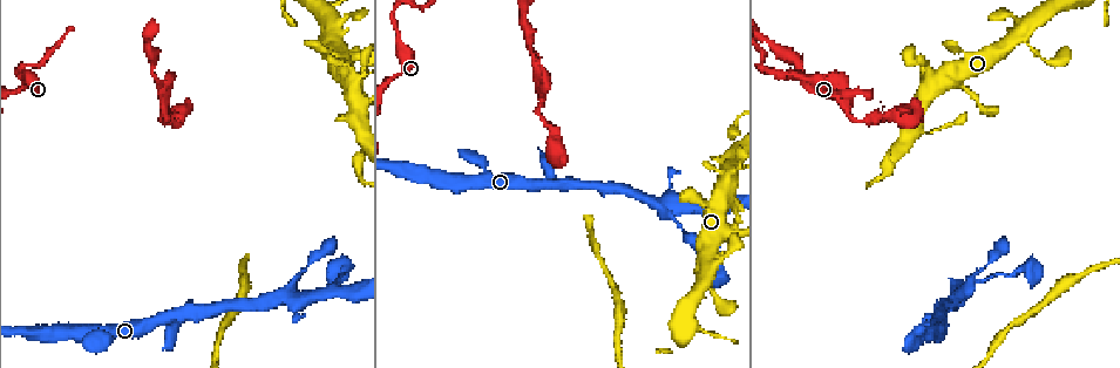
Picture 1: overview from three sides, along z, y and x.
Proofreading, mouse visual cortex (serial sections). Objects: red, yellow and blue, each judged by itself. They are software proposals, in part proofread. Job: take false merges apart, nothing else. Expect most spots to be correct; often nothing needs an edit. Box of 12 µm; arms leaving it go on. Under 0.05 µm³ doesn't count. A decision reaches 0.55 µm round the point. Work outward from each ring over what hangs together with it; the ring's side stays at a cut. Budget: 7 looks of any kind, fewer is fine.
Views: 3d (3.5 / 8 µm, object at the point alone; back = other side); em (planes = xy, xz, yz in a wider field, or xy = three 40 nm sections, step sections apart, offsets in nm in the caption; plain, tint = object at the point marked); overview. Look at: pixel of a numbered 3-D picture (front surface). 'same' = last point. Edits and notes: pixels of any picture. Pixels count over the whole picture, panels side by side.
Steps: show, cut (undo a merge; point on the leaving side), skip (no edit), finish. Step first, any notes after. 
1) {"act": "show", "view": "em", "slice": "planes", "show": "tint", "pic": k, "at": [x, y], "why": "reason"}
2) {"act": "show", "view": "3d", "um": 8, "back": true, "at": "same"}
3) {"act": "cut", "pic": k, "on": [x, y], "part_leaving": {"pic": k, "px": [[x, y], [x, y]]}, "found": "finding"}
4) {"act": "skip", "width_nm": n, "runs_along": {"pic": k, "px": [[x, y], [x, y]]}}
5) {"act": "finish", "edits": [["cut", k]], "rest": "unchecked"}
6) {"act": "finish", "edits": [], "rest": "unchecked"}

{"act": "show", "view": "3d", "um": 3.5, "pic": 1, "at": [327, 38], "why": "four arms meet"}

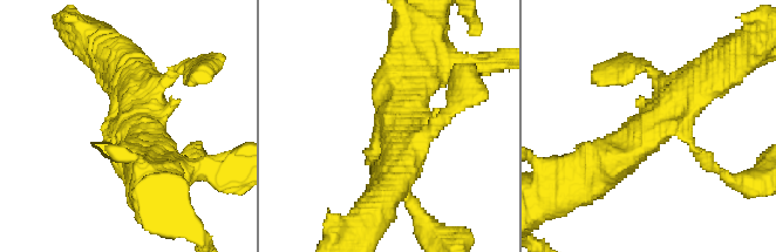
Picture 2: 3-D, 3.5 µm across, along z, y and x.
{"act": "show", "view": "em", "slice": "xy", "step": 1, "show": "tint", "pic": 2, "at": [380, 141]}

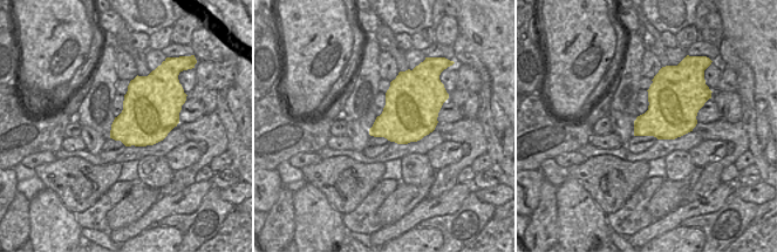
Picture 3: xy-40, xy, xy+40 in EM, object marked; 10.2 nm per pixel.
{"act": "skip", "runs_along": {"pic": 2, "px": [[601, 167], [649, 131], [715, 66]]}, "found": "continuous, no second cell"}

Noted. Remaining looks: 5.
{"act": "show", "view": "3d", "um": 3.5, "back": true, "pic": 1, "at": [660, 205]}

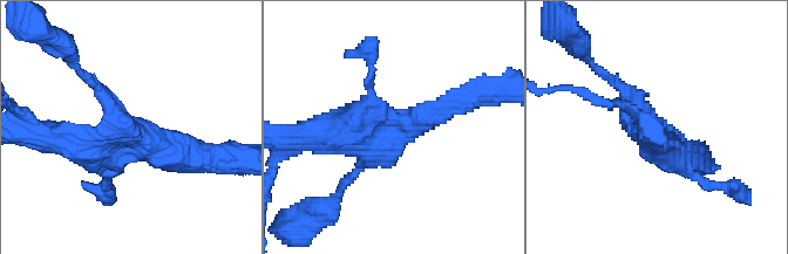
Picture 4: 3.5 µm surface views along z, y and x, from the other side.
{"act": "show", "view": "em", "slice": "planes", "show": "tint", "pic": 4, "at": [130, 133], "arms": 4, "arm_widths_nm": [150, 200, 300, 400]}

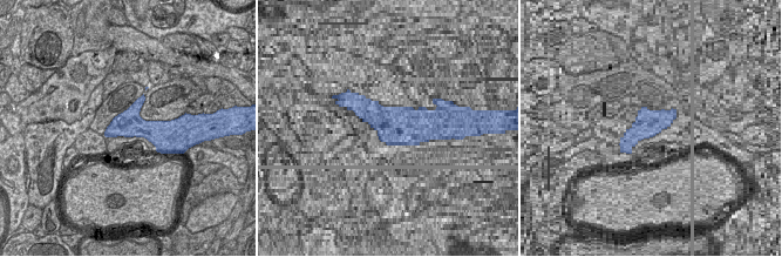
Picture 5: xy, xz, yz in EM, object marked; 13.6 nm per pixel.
{"act": "skip", "runs_along": {"pic": 4, "px": [[457, 101], [396, 135], [313, 135]]}, "found": "continuous, no second cell"}

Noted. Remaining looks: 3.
{"act": "show", "view": "3d", "um": 3.5, "pic": 1, "at": [720, 276], "why": "sharp bend"}

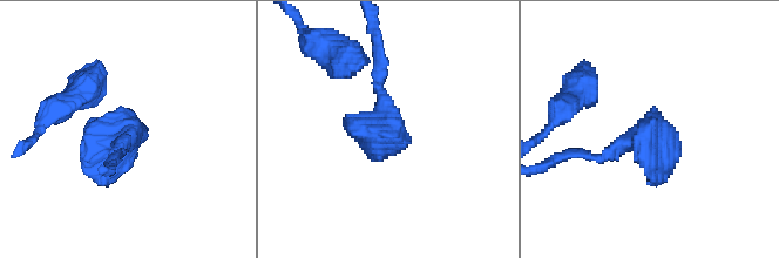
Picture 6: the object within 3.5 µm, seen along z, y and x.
{"act": "show", "view": "em", "slice": "xy", "step": 5, "show": "tint", "pic": 6, "at": [649, 138]}

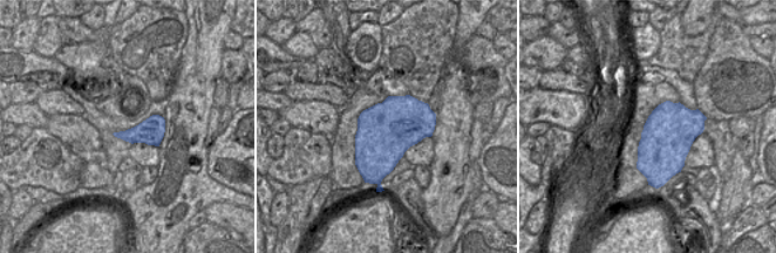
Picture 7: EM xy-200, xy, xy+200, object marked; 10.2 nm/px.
{"act": "skip", "runs_along": {"pic": 6, "px": [[379, 59], [386, 124], [376, 143]]}, "found": "continuous, no second cell"}

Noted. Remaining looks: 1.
{"act": "finish", "edits": [], "rest": "unchecked"}

